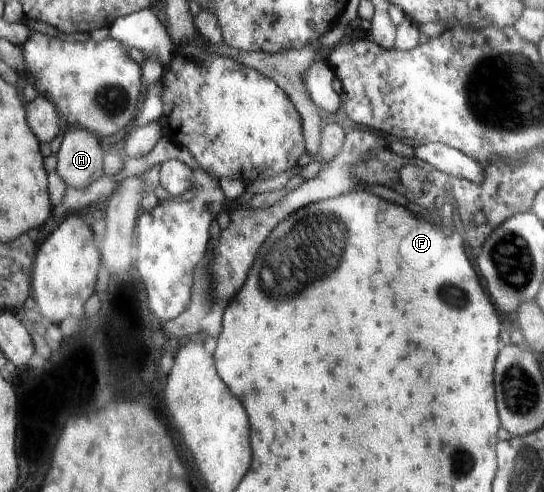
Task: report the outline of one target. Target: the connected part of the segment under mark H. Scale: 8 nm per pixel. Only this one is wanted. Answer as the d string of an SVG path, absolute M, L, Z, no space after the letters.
M68 127L57 158L56 173L67 187L84 189L103 176L103 150L85 129Z

